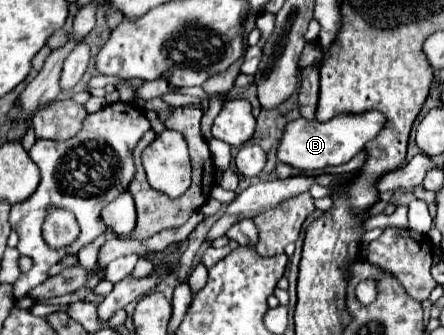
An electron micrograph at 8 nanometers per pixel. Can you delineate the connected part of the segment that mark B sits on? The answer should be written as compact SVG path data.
M376 111L366 113L342 113L334 119L320 123L320 121L308 121L304 117L298 117L296 121L290 121L284 129L284 135L278 143L278 161L288 163L292 167L304 169L304 171L316 171L324 167L336 167L346 161L350 161L356 153L364 149L368 141L372 141L378 131L384 127L384 115Z

